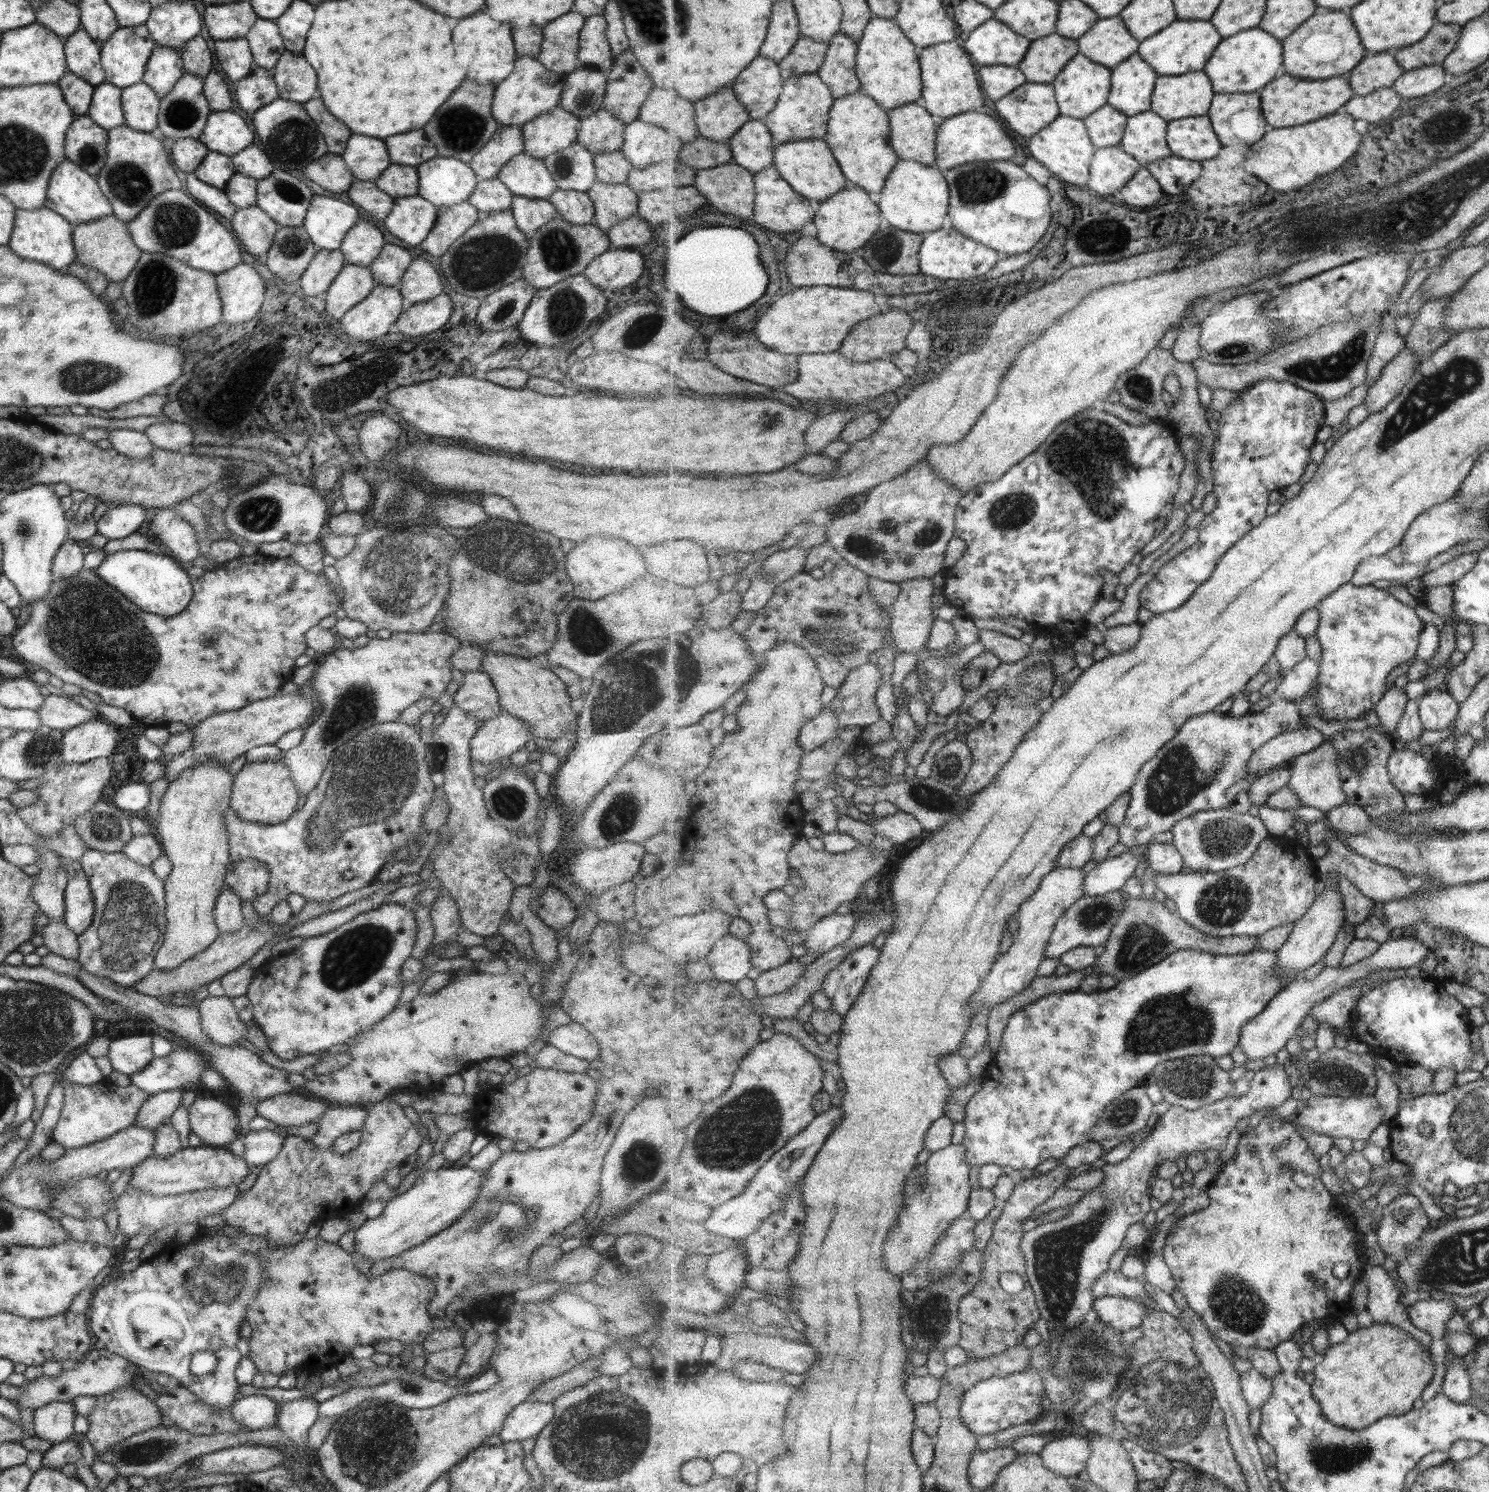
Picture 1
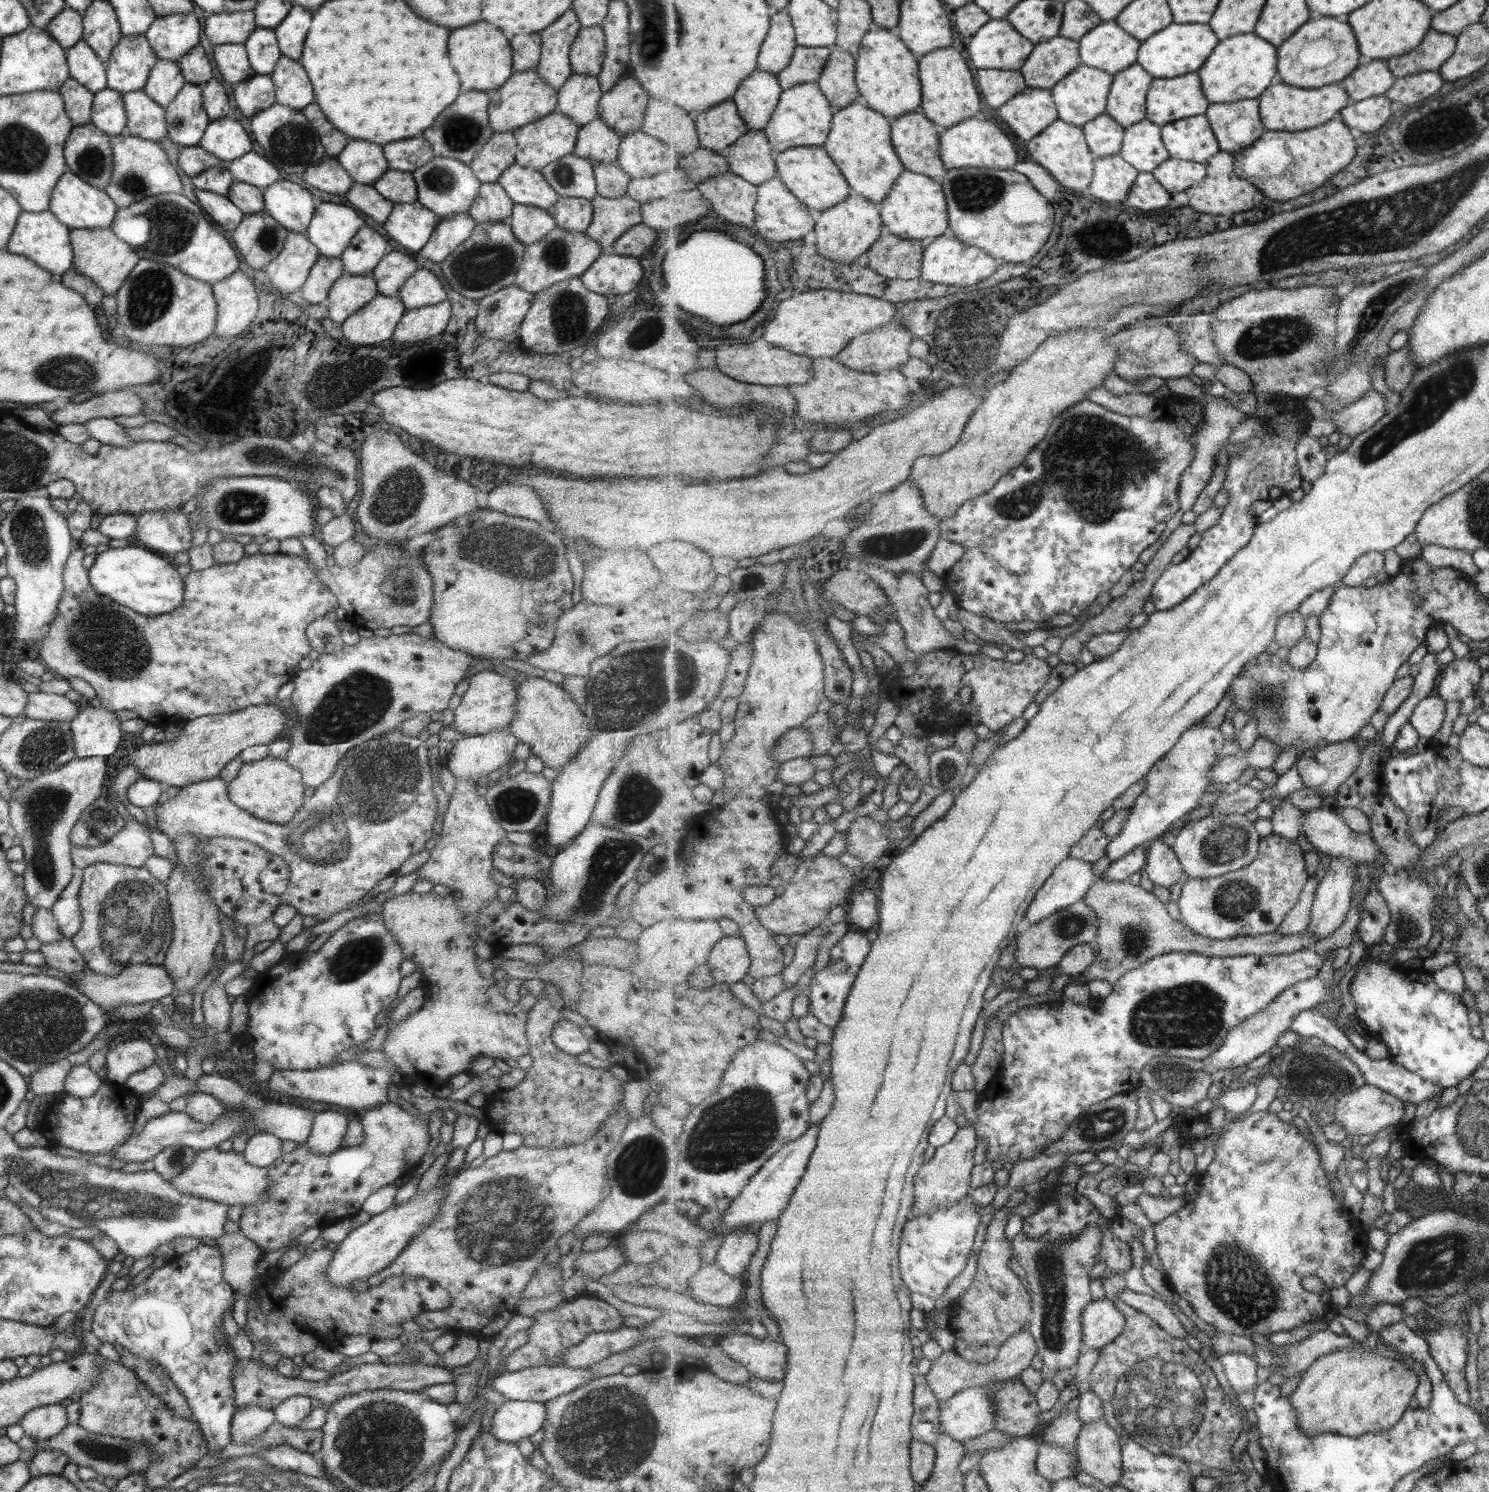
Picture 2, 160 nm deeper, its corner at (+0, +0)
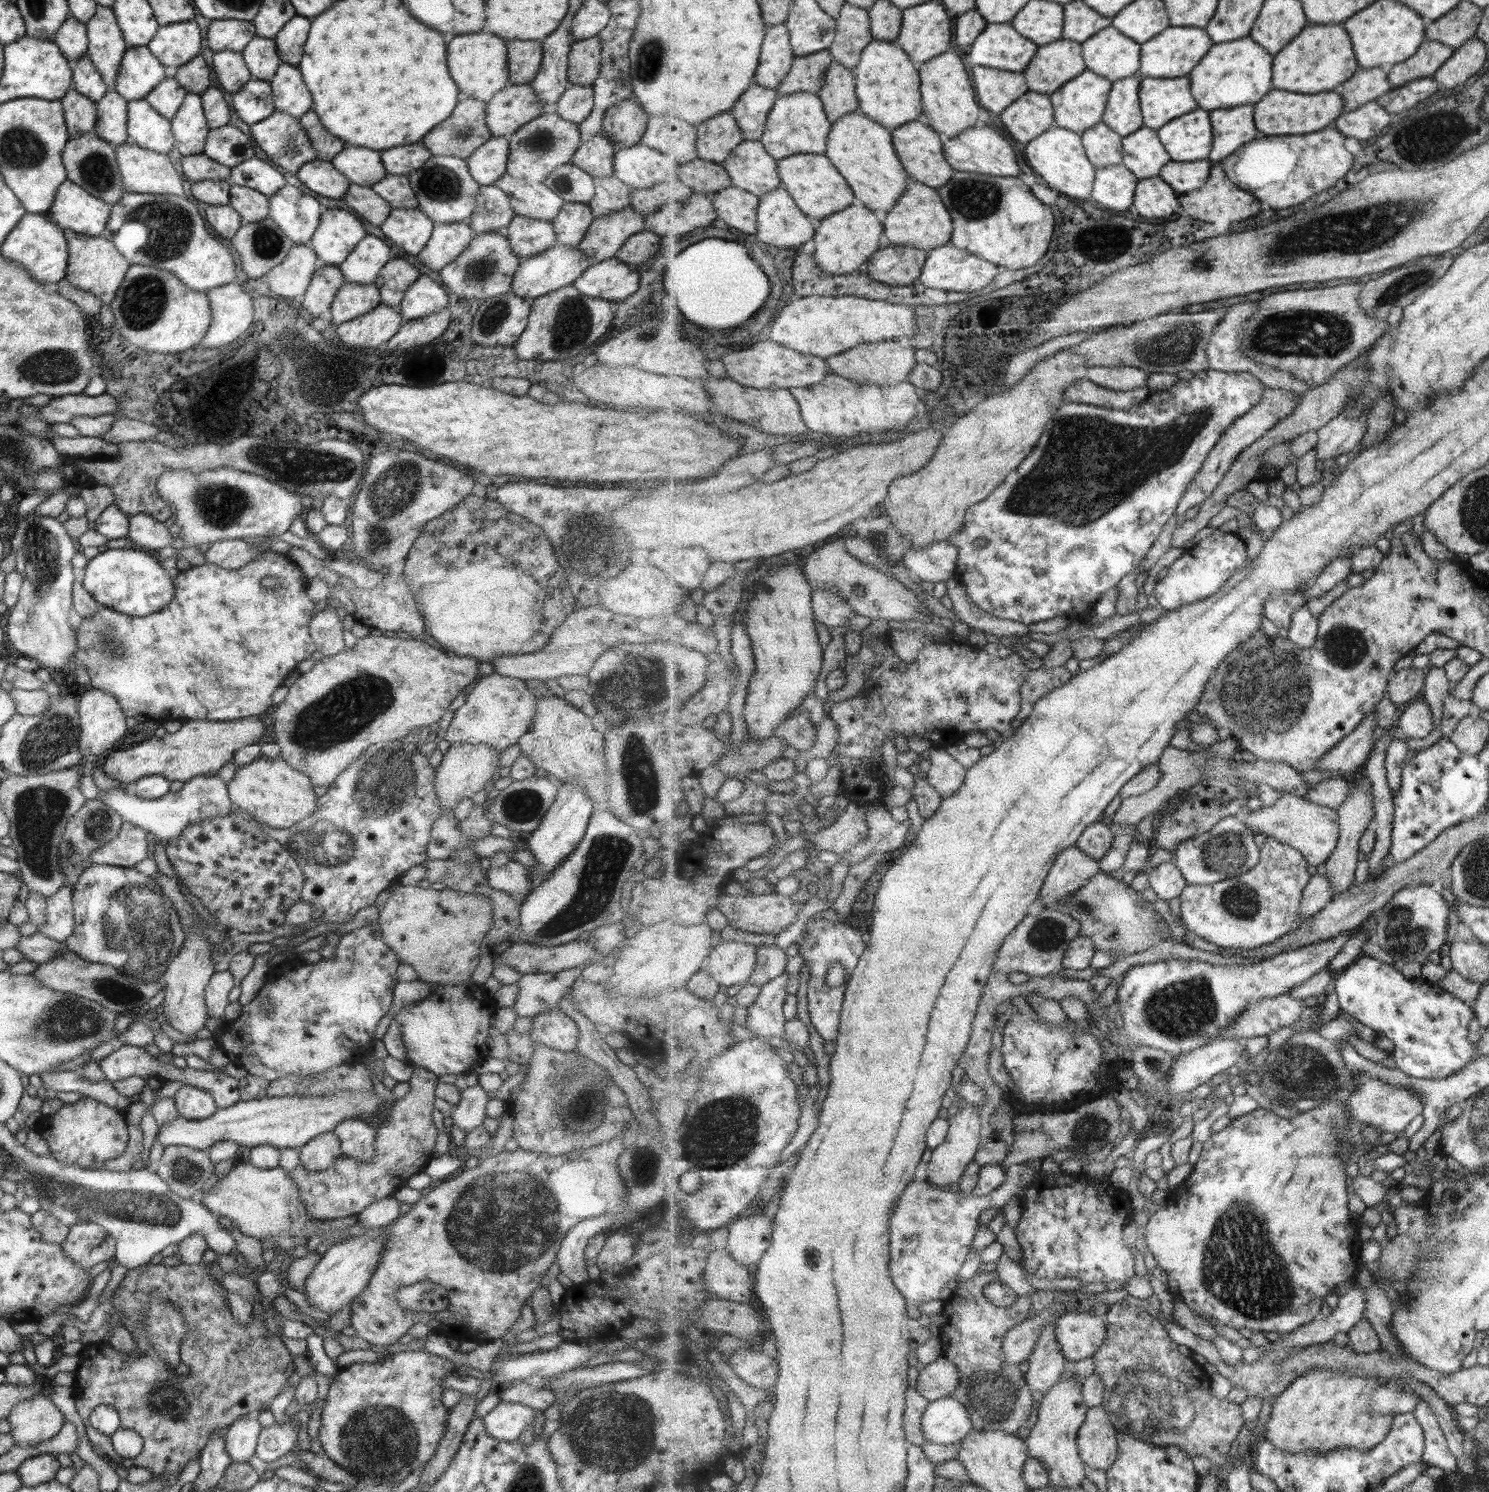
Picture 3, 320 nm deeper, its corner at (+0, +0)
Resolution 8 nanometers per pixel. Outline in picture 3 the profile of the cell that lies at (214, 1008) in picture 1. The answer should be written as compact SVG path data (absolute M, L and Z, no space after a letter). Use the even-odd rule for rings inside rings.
M228 970L211 974L204 990L204 1004L209 1018L223 1016L223 1008L230 1004L228 993L235 985L237 983L233 981L233 975Z

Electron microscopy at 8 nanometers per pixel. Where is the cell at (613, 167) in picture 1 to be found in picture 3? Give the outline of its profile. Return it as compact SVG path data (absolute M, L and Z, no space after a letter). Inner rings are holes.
M614 176L593 178L592 181L594 195L587 205L593 218L617 212L630 204L631 189Z

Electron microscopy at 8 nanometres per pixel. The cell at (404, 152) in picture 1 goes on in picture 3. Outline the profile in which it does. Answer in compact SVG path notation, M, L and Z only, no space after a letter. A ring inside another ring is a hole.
M409 144L380 152L381 164L386 174L397 176L407 176L417 170L431 155L421 144Z

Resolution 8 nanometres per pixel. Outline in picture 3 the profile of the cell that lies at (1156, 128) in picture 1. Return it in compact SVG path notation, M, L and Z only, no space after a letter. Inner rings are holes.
M1144 126L1124 137L1123 164L1132 170L1139 180L1160 176L1162 169L1171 159L1157 130Z

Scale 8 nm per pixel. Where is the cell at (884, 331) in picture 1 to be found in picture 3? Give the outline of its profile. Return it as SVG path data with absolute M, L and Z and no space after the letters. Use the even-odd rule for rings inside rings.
M882 340L881 342L870 342L852 348L827 359L831 372L852 380L859 384L880 384L887 386L889 384L899 384L907 382L911 370L916 367L916 349L900 340Z

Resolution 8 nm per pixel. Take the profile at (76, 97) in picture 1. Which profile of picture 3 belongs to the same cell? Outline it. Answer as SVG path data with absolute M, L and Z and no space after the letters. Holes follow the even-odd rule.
M71 88L59 102L62 104L64 123L70 137L83 136L94 130L96 104Z

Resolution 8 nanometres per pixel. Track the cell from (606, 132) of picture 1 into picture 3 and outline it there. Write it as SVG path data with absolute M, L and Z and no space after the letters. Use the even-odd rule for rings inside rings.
M600 133L591 140L582 142L573 153L570 163L593 178L612 176L614 148Z

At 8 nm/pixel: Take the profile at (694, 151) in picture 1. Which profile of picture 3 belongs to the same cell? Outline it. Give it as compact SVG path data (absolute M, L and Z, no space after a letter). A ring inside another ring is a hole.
M697 158L680 166L680 181L692 188L692 192L713 199L714 192L732 186L732 177L727 169L715 162Z

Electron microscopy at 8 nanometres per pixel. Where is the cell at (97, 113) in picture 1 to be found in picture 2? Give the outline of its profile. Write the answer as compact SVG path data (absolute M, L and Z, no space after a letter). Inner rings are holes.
M107 88L93 95L90 122L108 137L125 133L126 112L122 94Z

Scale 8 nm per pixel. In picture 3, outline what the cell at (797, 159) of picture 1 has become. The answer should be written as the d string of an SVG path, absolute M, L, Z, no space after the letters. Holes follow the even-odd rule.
M795 154L778 161L781 186L789 191L797 206L815 222L849 208L857 201L846 178L826 154Z

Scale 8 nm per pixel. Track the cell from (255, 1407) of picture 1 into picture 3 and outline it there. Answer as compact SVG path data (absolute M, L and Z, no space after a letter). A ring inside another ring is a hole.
M243 1416L231 1422L224 1431L224 1449L231 1461L247 1463L254 1455L261 1431L254 1416Z

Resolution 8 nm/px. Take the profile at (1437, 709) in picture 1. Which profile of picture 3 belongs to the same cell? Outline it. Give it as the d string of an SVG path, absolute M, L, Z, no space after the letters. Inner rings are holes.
M1416 699L1405 707L1403 716L1398 718L1398 728L1401 735L1410 738L1425 738L1437 723L1435 714L1423 699Z

